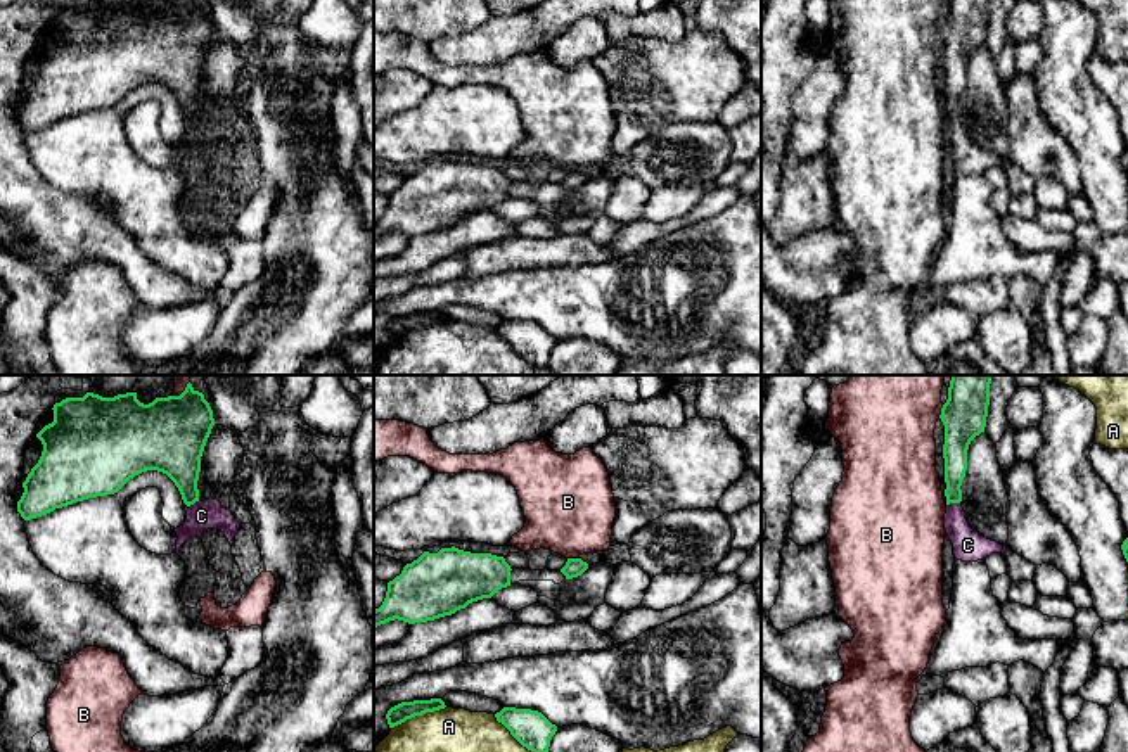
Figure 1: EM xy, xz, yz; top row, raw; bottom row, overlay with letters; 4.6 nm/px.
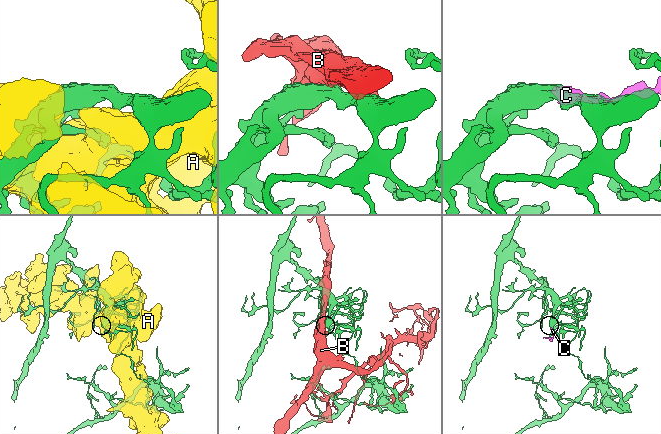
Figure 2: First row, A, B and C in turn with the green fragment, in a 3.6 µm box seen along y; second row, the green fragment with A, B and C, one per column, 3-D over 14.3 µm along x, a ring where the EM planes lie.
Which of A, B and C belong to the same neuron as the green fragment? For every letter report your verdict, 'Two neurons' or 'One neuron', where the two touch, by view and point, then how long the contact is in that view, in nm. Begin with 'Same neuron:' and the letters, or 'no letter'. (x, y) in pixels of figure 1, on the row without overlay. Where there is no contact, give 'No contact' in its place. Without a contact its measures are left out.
Same neuron: C
A: Two neurons. Touches green at xz (417, 327). Shared border 280 nm
B: Two neurons. Touches green at yz (942, 25). Shared border 70 nm
C: One neuron. Touches green at yz (952, 114). Shared border 70 nm

